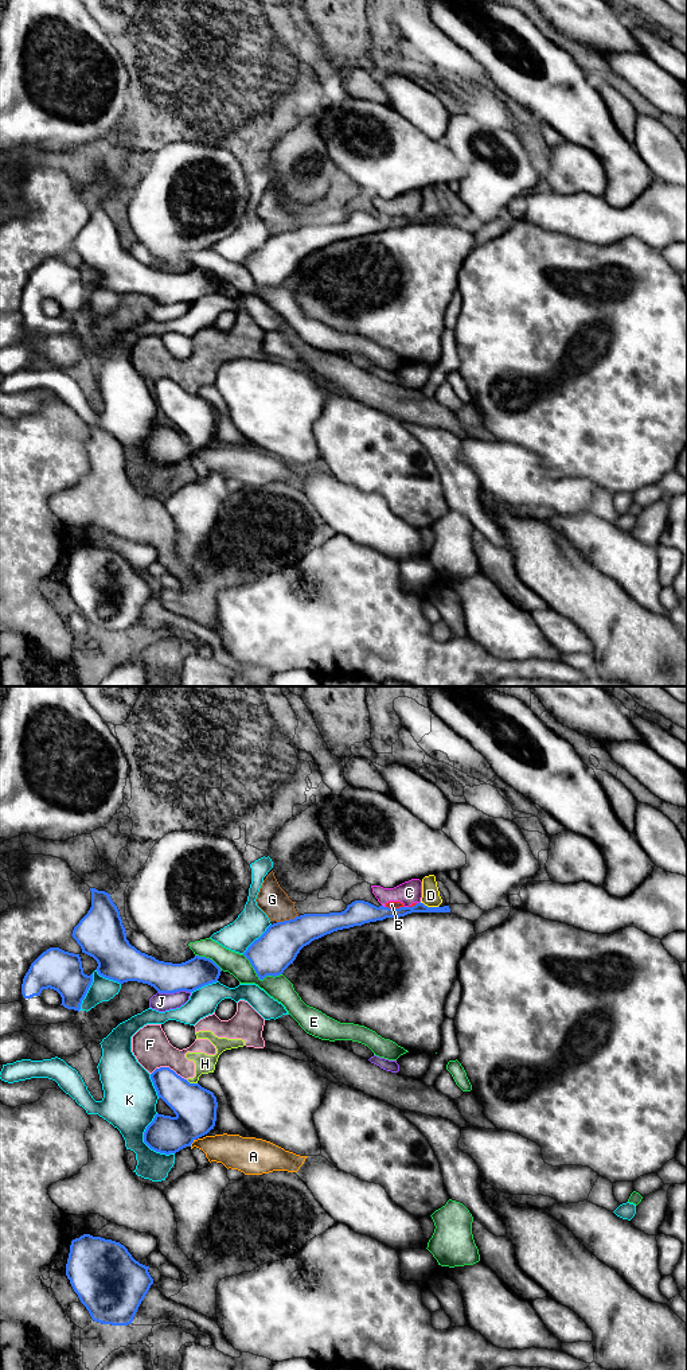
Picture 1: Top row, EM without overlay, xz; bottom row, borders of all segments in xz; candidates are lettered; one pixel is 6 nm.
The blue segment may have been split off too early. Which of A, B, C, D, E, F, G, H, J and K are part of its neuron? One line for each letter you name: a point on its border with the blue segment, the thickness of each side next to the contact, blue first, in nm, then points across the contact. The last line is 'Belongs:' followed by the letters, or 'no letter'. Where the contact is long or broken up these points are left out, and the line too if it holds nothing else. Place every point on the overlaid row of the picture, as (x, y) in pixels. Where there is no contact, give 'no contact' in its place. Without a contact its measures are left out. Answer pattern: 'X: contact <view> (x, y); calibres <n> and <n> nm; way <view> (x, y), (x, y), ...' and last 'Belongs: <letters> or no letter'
Belongs: no letter

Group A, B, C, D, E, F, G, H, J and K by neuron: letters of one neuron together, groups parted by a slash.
A / B C F H / D / E / G / J / K

